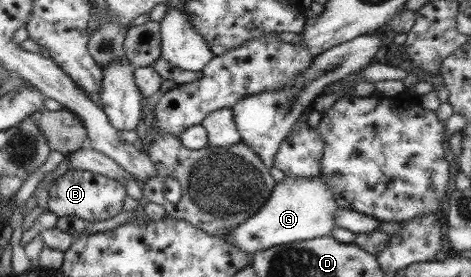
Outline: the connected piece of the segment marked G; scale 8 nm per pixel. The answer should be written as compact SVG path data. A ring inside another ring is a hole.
M322 174L311 178L289 178L277 175L276 184L266 203L227 235L235 248L249 255L272 246L306 241L330 234L336 207L333 191Z

